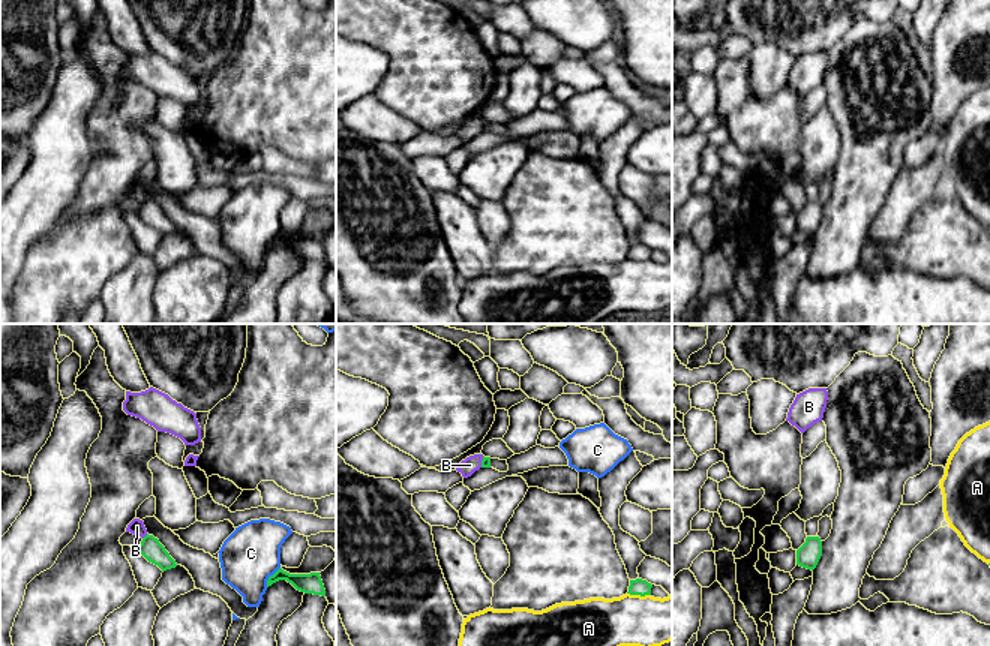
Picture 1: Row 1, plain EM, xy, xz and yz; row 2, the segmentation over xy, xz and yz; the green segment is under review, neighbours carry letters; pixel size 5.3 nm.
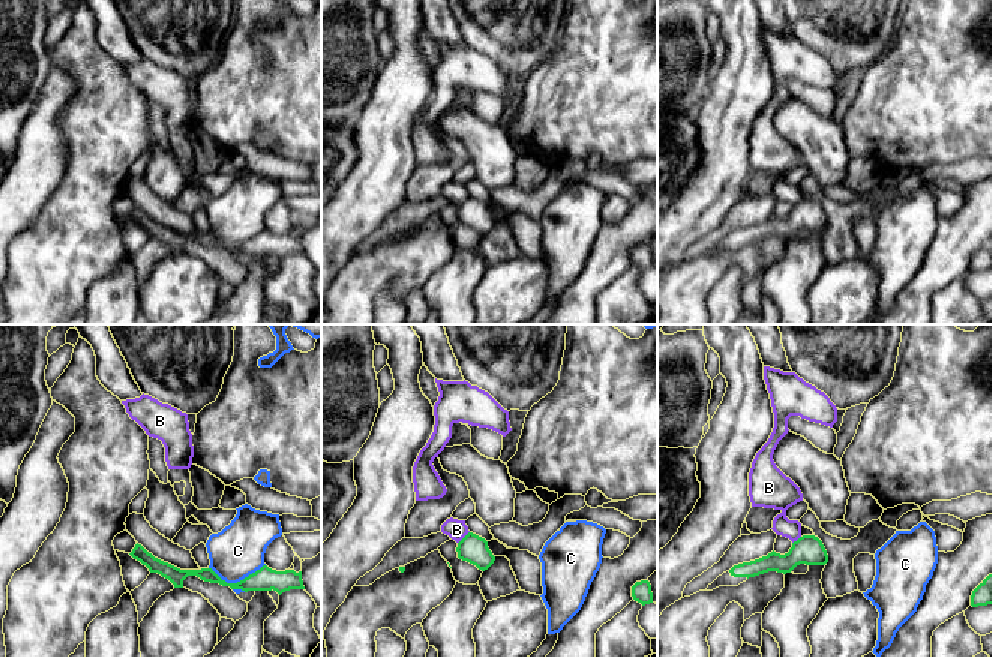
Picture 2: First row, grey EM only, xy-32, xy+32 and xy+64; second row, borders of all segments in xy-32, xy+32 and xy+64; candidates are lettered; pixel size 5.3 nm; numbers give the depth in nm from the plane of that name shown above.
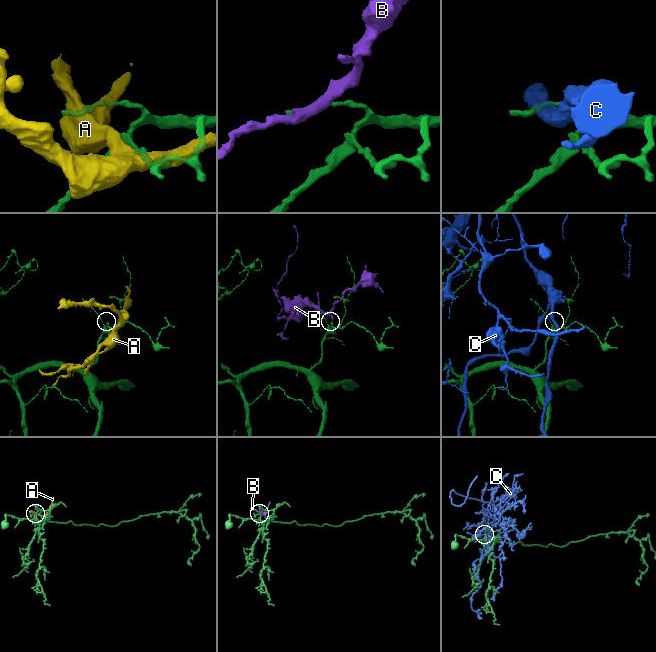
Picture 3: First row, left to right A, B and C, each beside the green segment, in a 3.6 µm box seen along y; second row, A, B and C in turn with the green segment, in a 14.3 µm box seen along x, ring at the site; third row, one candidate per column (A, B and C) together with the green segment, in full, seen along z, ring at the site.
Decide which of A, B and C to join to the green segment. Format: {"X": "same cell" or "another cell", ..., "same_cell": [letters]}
{"A": "another cell", "B": "another cell", "C": "another cell", "same_cell": []}

